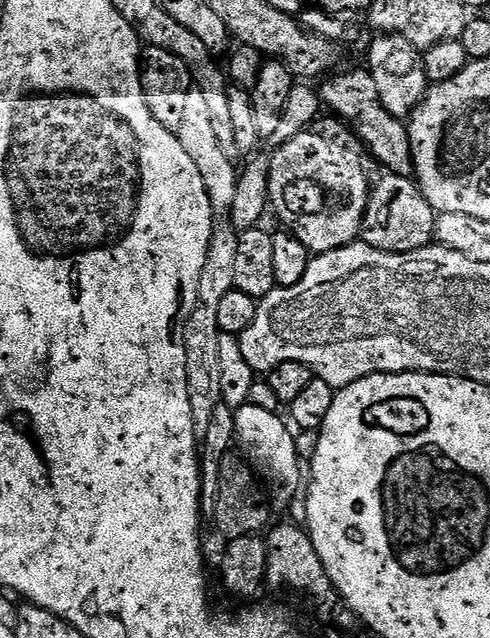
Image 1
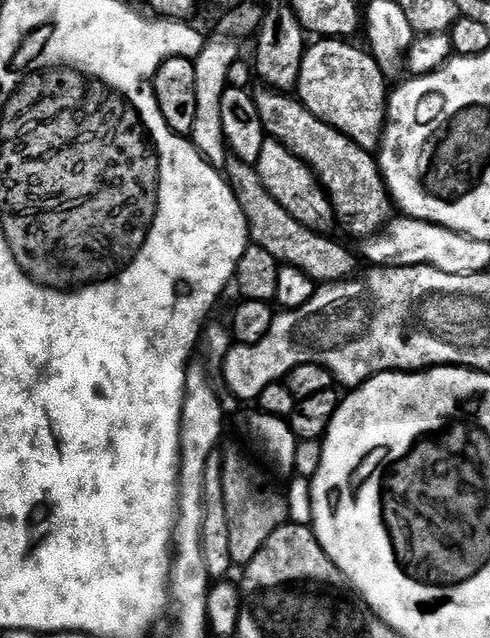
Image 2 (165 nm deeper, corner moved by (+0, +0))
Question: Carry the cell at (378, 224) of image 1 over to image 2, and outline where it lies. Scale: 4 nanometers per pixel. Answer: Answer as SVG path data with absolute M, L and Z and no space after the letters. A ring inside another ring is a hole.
M271 86L255 89L254 97L262 126L269 137L286 146L315 174L332 203L334 220L352 236L374 236L394 216L392 195L384 184L377 157L358 146L334 126L322 122L295 95Z

